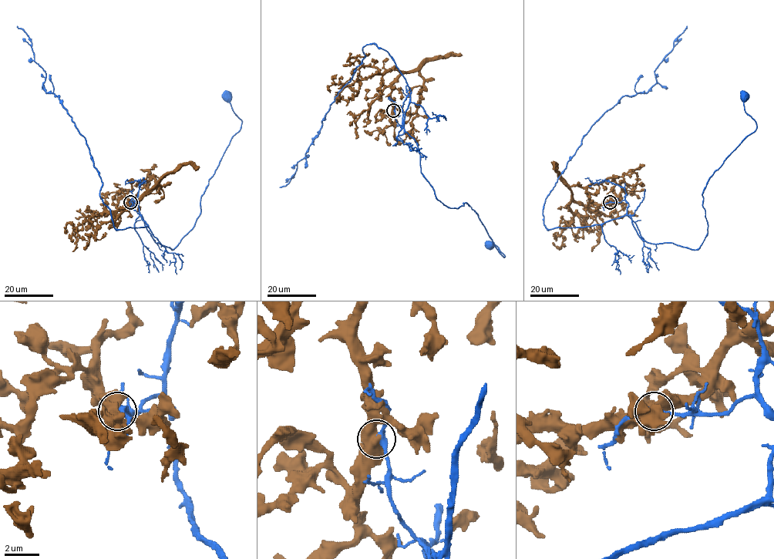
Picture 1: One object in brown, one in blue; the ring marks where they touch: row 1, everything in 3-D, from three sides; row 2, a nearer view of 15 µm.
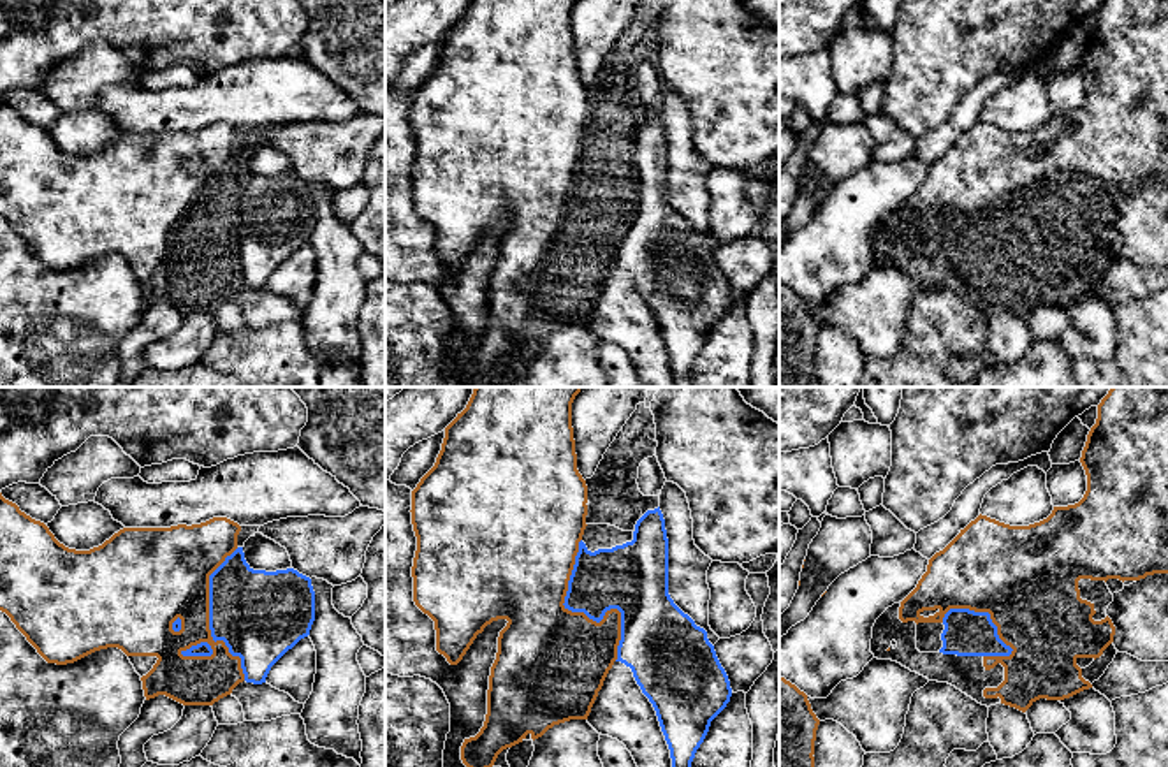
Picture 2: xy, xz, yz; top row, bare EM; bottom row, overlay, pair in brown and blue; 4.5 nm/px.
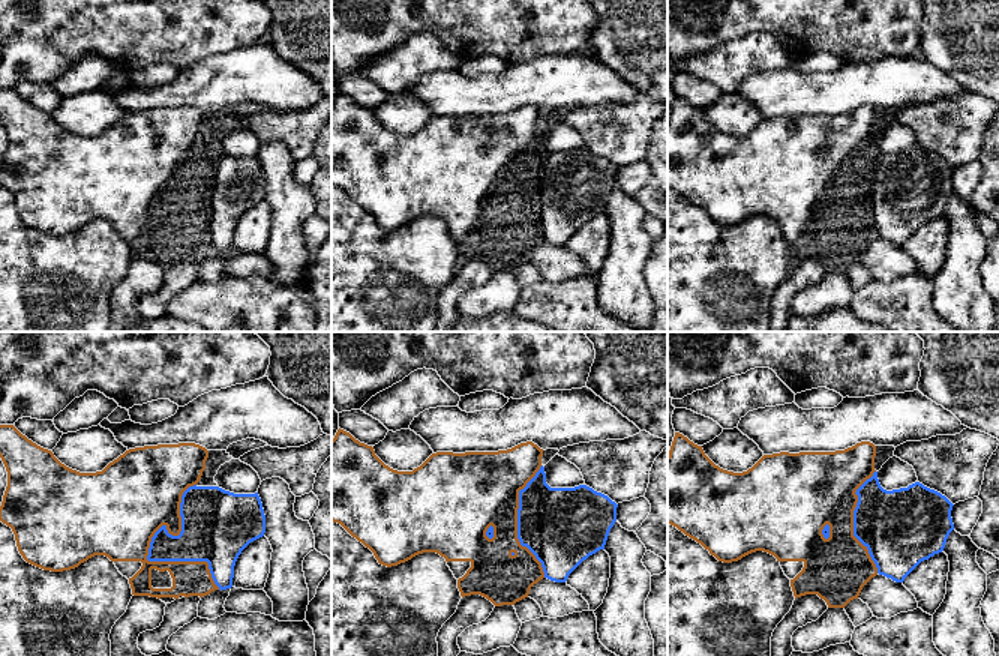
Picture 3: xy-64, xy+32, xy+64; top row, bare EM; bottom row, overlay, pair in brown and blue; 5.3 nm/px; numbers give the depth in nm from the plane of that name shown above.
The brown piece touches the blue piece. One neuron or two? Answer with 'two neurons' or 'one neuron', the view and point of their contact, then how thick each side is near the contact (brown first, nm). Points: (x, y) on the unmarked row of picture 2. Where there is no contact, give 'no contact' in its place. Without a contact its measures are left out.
two neurons; meets brown in xz at (583, 219); 480 nm thick on the brown side, 300 nm on the other

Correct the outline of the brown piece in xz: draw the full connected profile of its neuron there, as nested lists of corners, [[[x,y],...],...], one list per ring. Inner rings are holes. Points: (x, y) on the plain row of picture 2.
[[[471,0],[466,14],[445,33],[445,44],[434,72],[420,84],[412,97],[412,130],[417,142],[417,157],[412,172],[413,208],[434,227],[436,257],[447,264],[450,271],[457,271],[478,239],[498,225],[507,225],[507,232],[498,243],[498,259],[491,273],[487,296],[487,320],[484,332],[475,343],[464,345],[461,352],[463,369],[480,380],[491,375],[498,361],[526,345],[542,343],[554,331],[570,325],[588,325],[591,313],[603,292],[603,287],[617,266],[617,252],[621,246],[621,218],[610,215],[600,229],[589,225],[584,218],[572,218],[565,209],[568,186],[579,158],[579,148],[586,135],[588,121],[588,91],[577,76],[575,46],[572,33],[572,9],[577,0]]]

